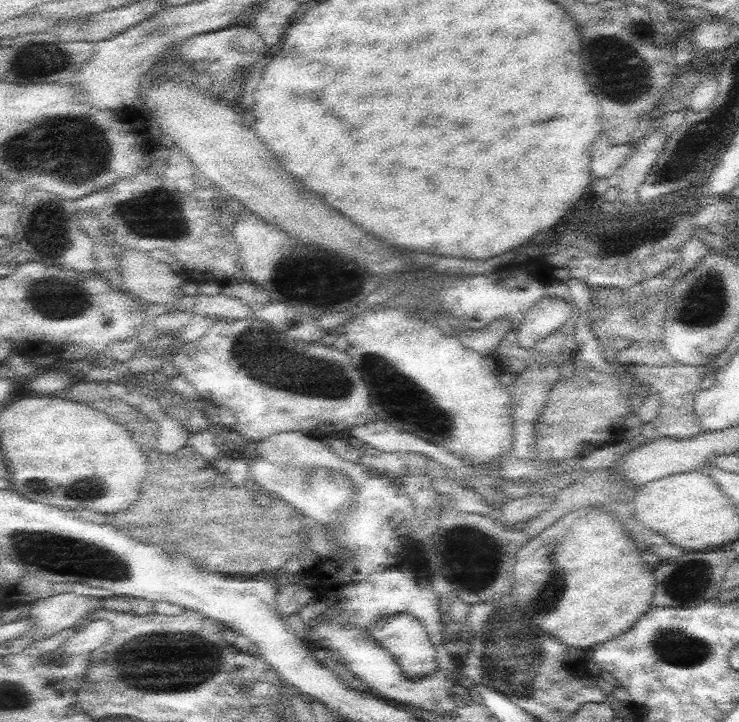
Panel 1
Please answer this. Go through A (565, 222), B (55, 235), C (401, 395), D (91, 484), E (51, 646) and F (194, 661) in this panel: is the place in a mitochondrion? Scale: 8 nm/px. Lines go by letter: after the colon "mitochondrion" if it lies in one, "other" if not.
A: other
B: other
C: mitochondrion
D: mitochondrion
E: other
F: mitochondrion

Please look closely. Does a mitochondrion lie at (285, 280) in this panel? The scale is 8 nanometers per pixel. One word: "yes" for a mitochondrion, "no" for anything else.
no

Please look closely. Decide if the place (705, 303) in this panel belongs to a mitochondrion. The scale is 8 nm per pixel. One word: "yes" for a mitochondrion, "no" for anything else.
yes

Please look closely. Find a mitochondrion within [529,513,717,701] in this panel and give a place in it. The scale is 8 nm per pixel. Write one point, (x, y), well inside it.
(677, 647)

